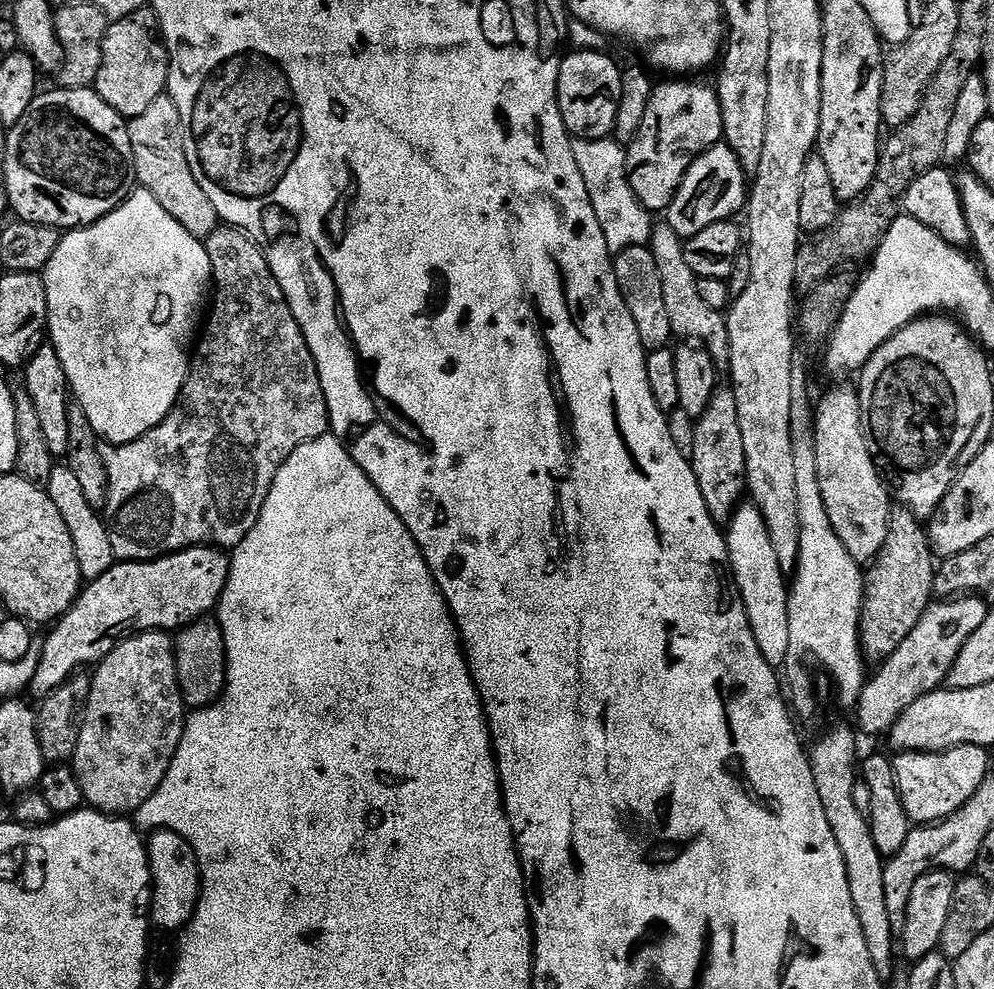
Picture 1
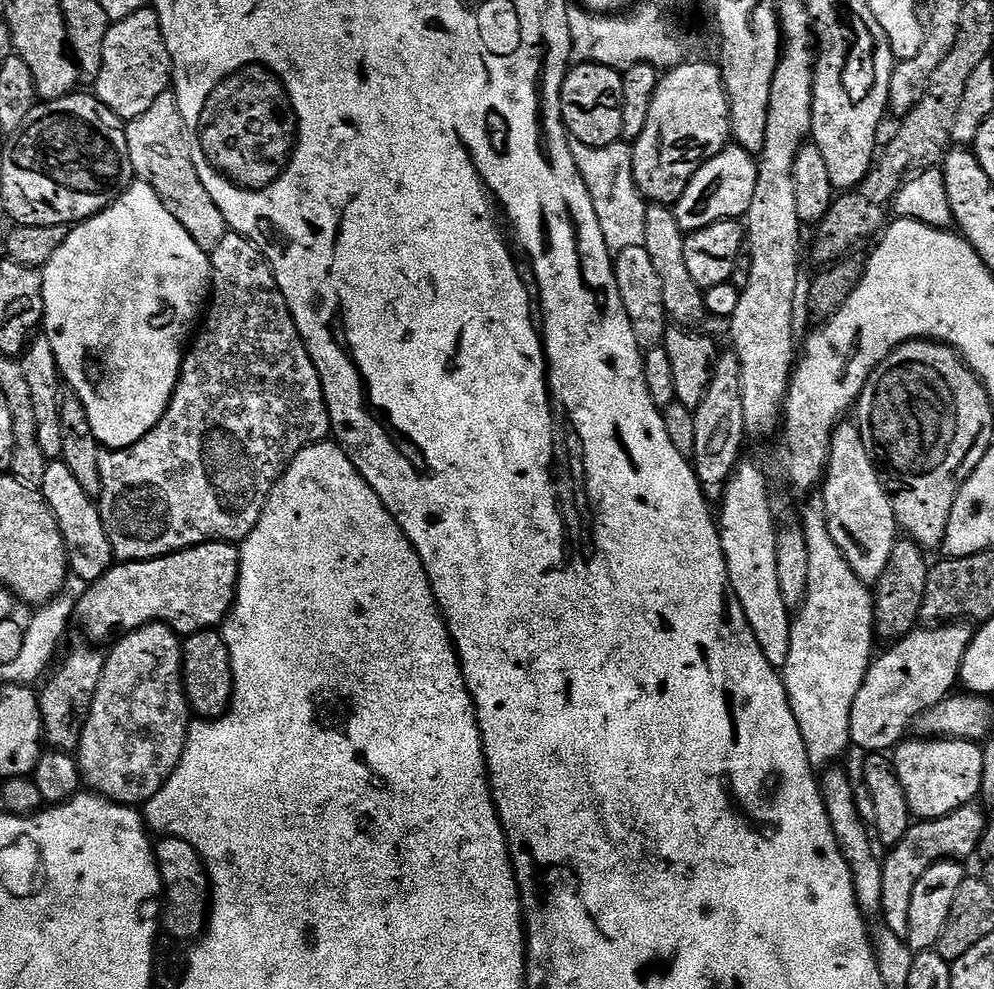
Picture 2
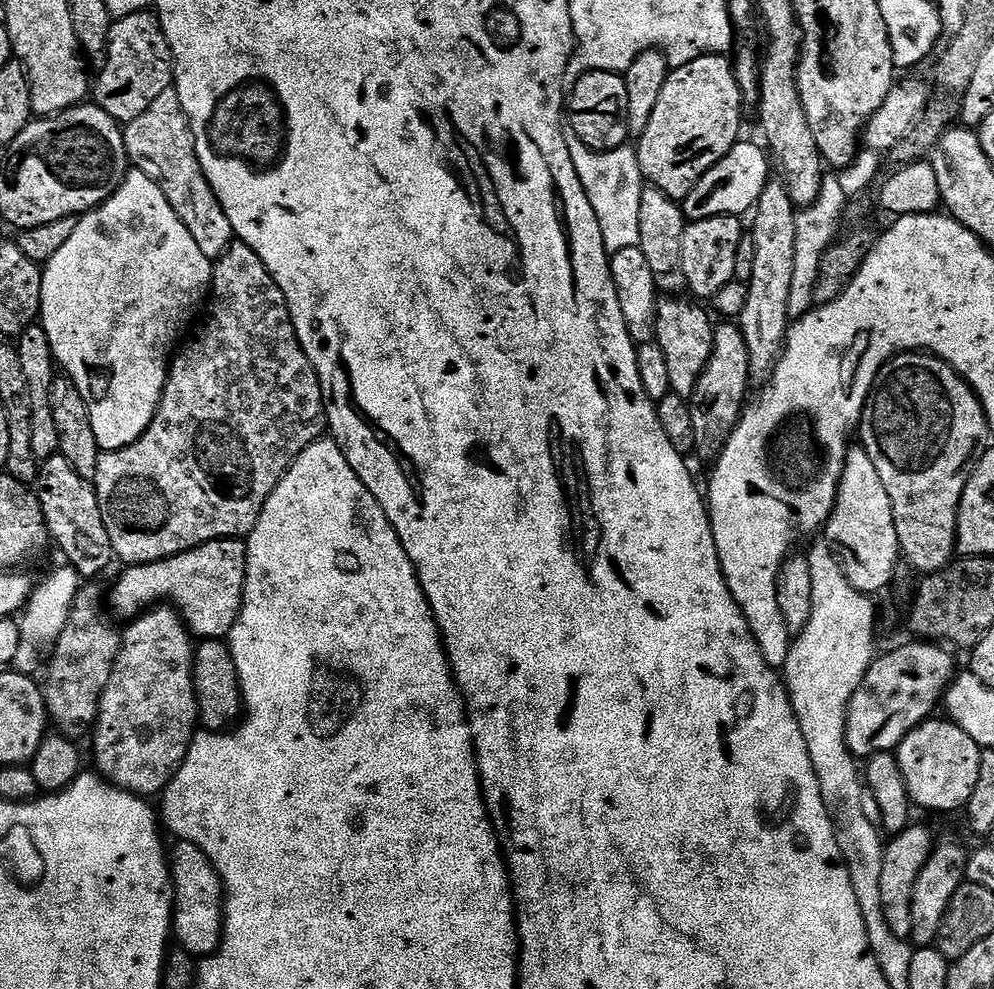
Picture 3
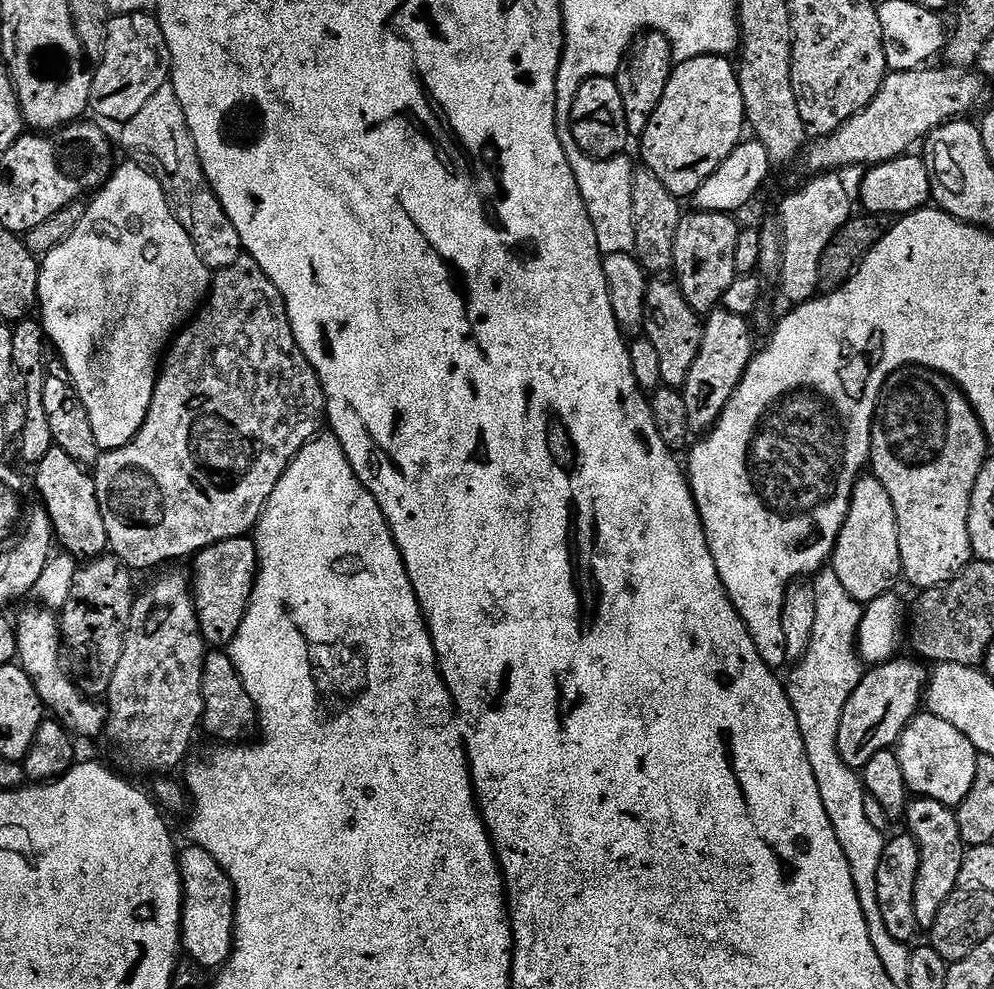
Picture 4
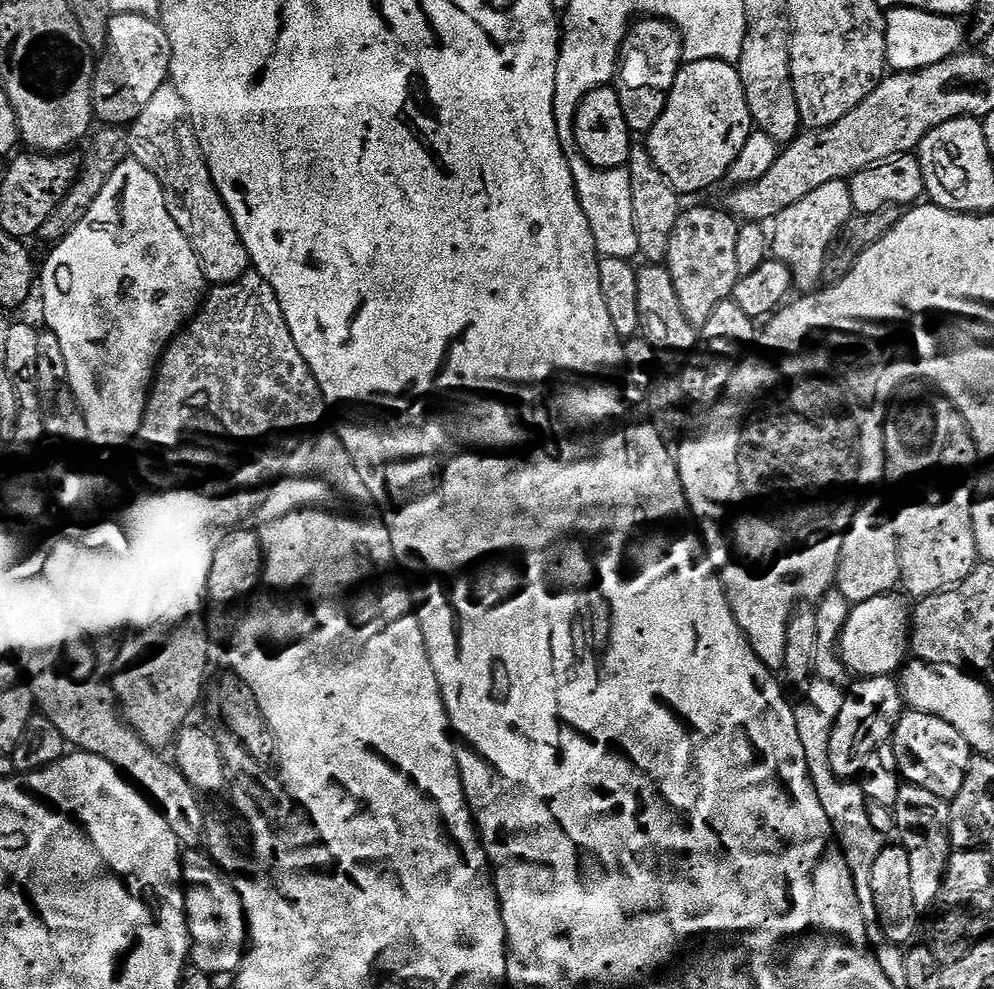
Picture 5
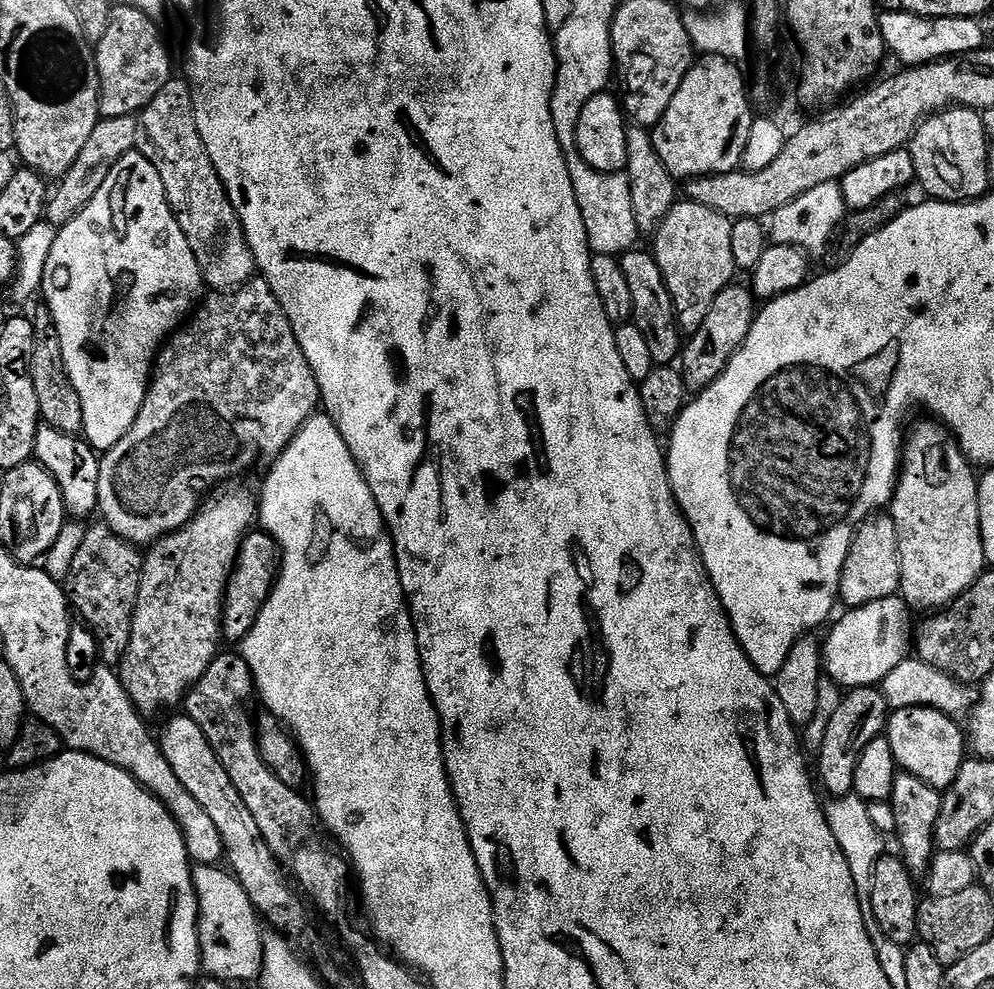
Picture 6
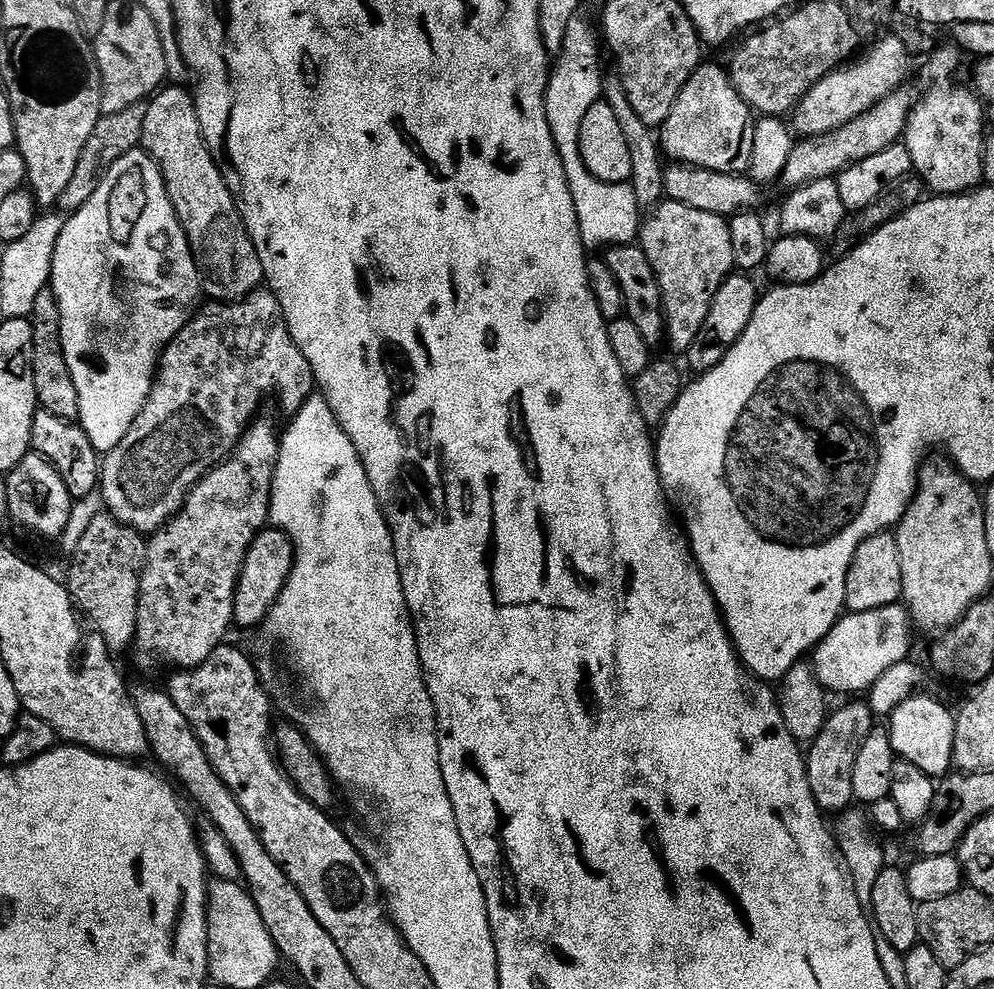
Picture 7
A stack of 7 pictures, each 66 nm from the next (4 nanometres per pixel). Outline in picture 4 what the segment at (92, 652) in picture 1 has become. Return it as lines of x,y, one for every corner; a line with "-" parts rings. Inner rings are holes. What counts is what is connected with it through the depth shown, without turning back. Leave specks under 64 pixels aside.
251,535
239,536
212,544
196,553
196,580
194,576
194,599
196,601
196,617
200,623
200,632
204,635
205,645
216,650
224,650
231,645
238,630
242,626
242,618
248,609
252,597
252,588
256,585
256,542

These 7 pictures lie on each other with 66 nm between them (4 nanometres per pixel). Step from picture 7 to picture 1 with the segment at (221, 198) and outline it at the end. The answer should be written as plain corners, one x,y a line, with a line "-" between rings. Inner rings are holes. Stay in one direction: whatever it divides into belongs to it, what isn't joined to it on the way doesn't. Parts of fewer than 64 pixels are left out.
165,94
154,98
154,102
142,114
128,120
130,146
134,154
134,170
139,187
146,189
154,198
158,198
162,210
181,224
190,234
205,241
222,221
218,210
214,210
214,202
210,202
206,190
198,186
198,178
194,178
194,170
190,170
190,162
186,158
186,129
178,114
178,106
174,106
171,96

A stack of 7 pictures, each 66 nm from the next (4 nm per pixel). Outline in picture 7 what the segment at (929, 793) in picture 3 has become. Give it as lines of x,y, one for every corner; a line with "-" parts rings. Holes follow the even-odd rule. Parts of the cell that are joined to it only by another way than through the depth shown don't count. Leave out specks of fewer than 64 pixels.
923,694
906,698
906,702
887,717
886,727
899,759
910,762
910,766
918,766
918,770
933,778
943,778
953,771
956,717
953,709
948,709
942,701

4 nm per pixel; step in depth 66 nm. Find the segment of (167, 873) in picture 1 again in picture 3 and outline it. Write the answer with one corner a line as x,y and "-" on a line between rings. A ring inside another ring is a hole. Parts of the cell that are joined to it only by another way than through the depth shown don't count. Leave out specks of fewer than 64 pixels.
176,840
170,848
170,871
172,873
172,932
179,947
197,958
212,955
220,947
224,930
224,887
218,870
206,858
198,846
185,840

